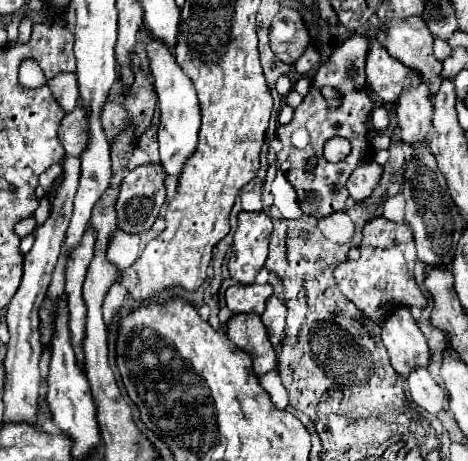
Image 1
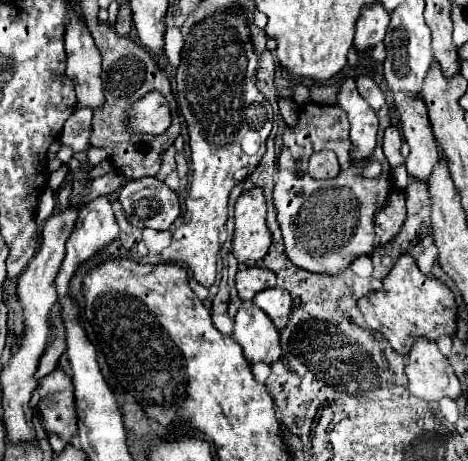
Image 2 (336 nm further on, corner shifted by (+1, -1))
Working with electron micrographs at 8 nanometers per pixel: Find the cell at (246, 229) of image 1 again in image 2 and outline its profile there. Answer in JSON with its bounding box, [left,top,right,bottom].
[232,188,272,266]

